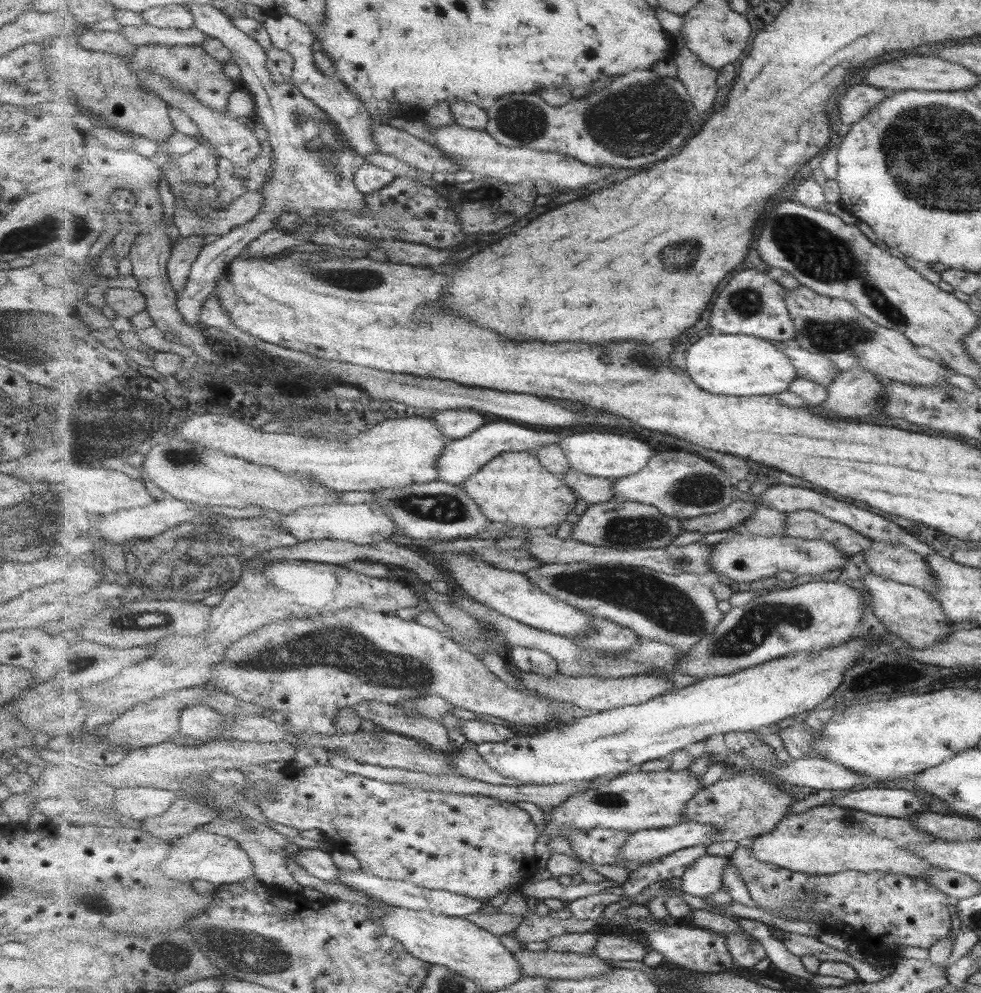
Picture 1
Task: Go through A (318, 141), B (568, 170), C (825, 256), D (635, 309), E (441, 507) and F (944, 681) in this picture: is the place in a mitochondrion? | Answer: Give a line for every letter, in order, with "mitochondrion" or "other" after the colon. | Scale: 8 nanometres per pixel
A: mitochondrion
B: other
C: mitochondrion
D: other
E: mitochondrion
F: other

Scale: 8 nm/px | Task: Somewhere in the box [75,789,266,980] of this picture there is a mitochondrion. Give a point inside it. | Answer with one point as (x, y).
(170, 955)

